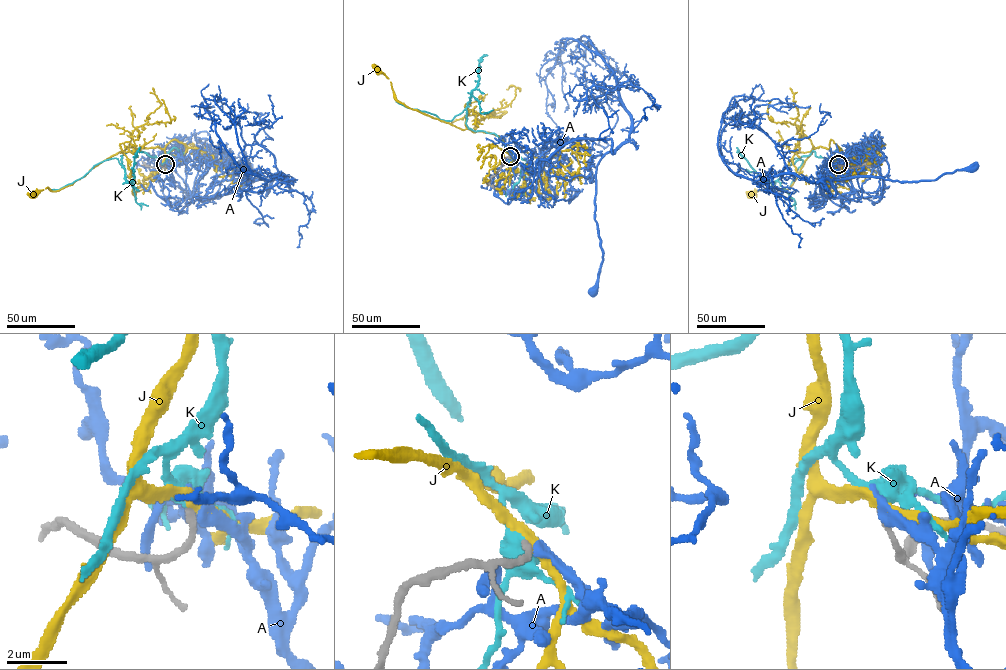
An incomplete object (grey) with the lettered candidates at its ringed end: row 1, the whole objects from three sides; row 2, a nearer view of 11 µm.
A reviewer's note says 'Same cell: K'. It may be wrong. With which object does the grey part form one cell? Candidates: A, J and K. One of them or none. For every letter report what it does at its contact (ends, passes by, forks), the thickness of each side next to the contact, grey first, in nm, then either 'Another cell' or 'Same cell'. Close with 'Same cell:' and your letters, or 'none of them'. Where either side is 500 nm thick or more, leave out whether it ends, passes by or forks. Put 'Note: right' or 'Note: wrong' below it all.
A: It passes by. Thickness 240 nm (grey) against 260 nm. Another cell
J: It passes by. Thickness 240 nm (grey) against 300 nm. Another cell
K: It passes by. Thickness 240 nm (grey) against 440 nm. Same cell
Same cell: K
Note: right

